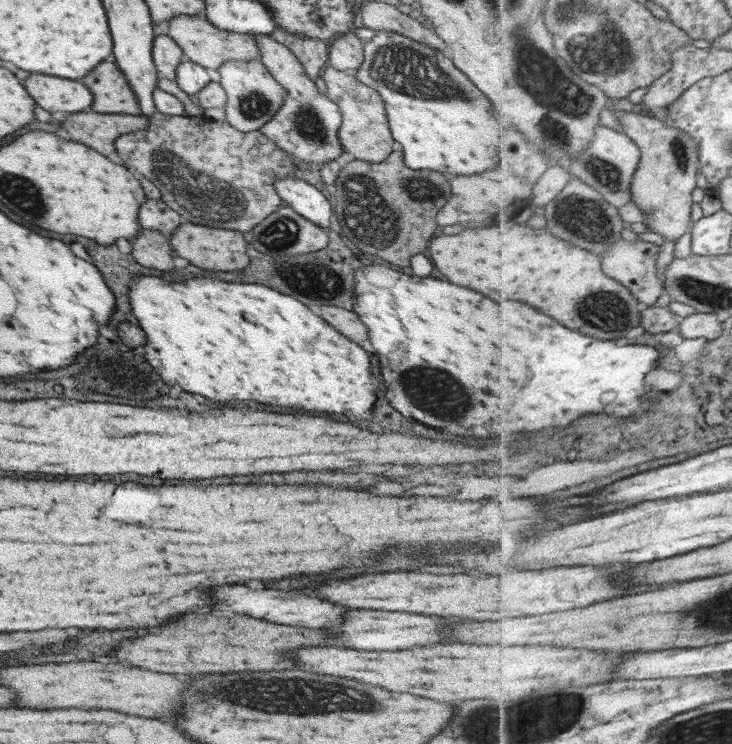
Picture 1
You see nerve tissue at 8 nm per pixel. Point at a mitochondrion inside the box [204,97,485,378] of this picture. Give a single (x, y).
(370, 215)

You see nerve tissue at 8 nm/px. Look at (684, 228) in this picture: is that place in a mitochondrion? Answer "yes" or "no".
no

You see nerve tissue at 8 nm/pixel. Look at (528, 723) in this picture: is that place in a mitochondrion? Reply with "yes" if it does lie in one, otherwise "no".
yes

